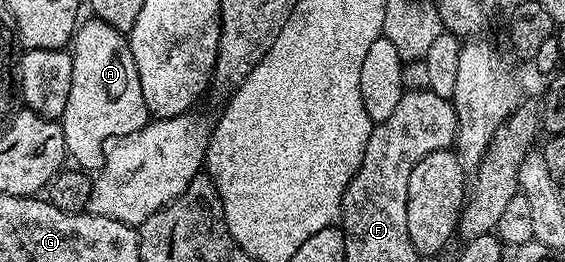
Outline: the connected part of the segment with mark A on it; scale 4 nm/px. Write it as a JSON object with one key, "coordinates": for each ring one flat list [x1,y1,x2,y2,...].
{"coordinates":[[89,19,77,28,70,42,70,52,74,75,70,79,66,111,59,118,64,128,64,148,67,156,71,160,73,157,81,170,96,171,104,164,106,146,137,133,148,124,150,114,142,99,138,67,134,67,134,55,125,34,110,27,110,23]]}

